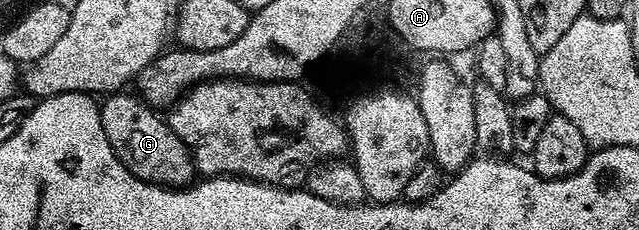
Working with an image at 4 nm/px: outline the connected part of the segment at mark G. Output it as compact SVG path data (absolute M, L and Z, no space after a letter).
M110 93L101 100L100 121L108 145L136 177L161 187L188 187L195 182L196 168L190 150L176 137L165 118L155 108L143 103L137 94Z

